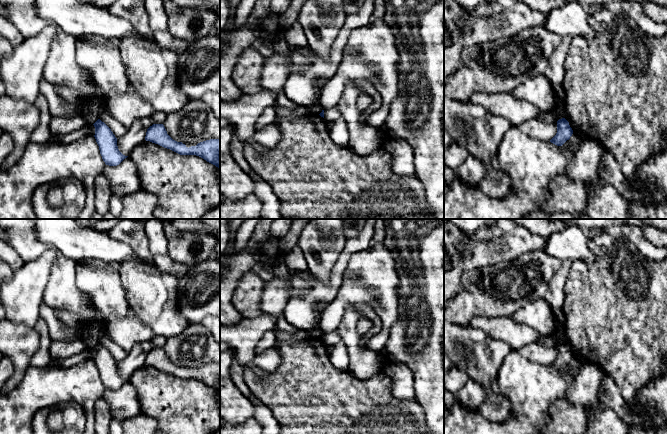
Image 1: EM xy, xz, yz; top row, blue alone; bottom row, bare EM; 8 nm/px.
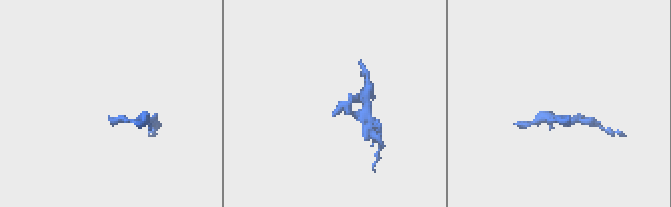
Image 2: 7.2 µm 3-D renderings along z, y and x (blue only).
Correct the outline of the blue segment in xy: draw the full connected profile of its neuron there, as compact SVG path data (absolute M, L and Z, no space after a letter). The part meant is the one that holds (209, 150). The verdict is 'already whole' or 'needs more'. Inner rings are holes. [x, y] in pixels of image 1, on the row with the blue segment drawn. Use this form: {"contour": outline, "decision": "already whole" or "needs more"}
{"contour": "M153 124L147 129L146 141L158 144L180 155L196 155L220 168L220 139L210 139L200 143L177 142L168 134L163 124Z", "decision": "needs more"}

